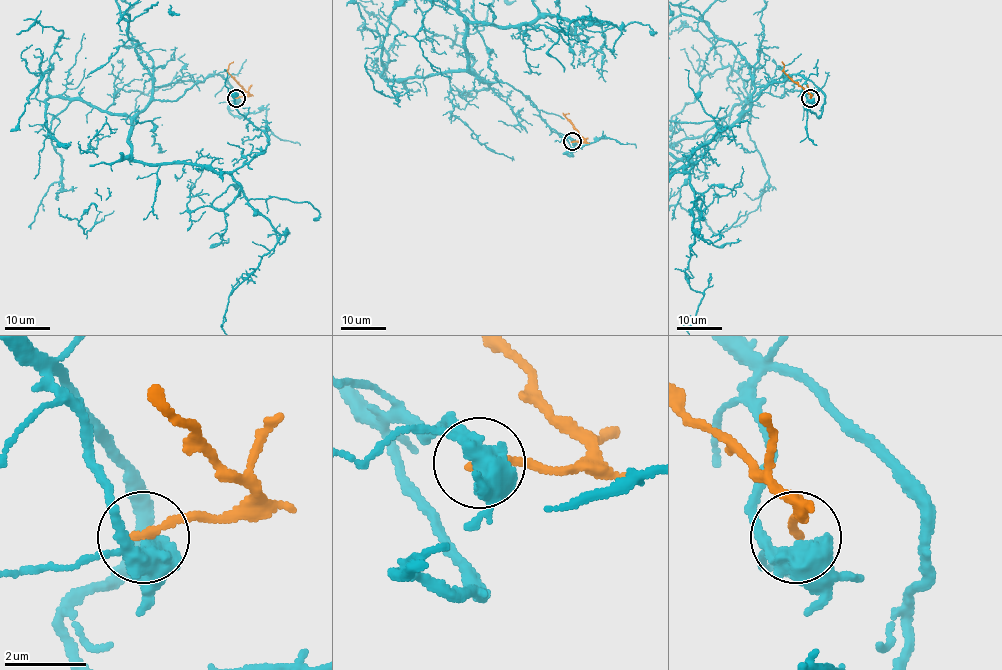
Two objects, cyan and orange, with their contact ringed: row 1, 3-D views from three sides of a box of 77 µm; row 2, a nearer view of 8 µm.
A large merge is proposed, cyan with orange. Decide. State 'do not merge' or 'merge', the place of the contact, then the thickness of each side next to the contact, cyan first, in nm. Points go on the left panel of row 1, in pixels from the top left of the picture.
do not merge; at (236, 98); 440 nm thick on the cyan side, 240 nm on the other

